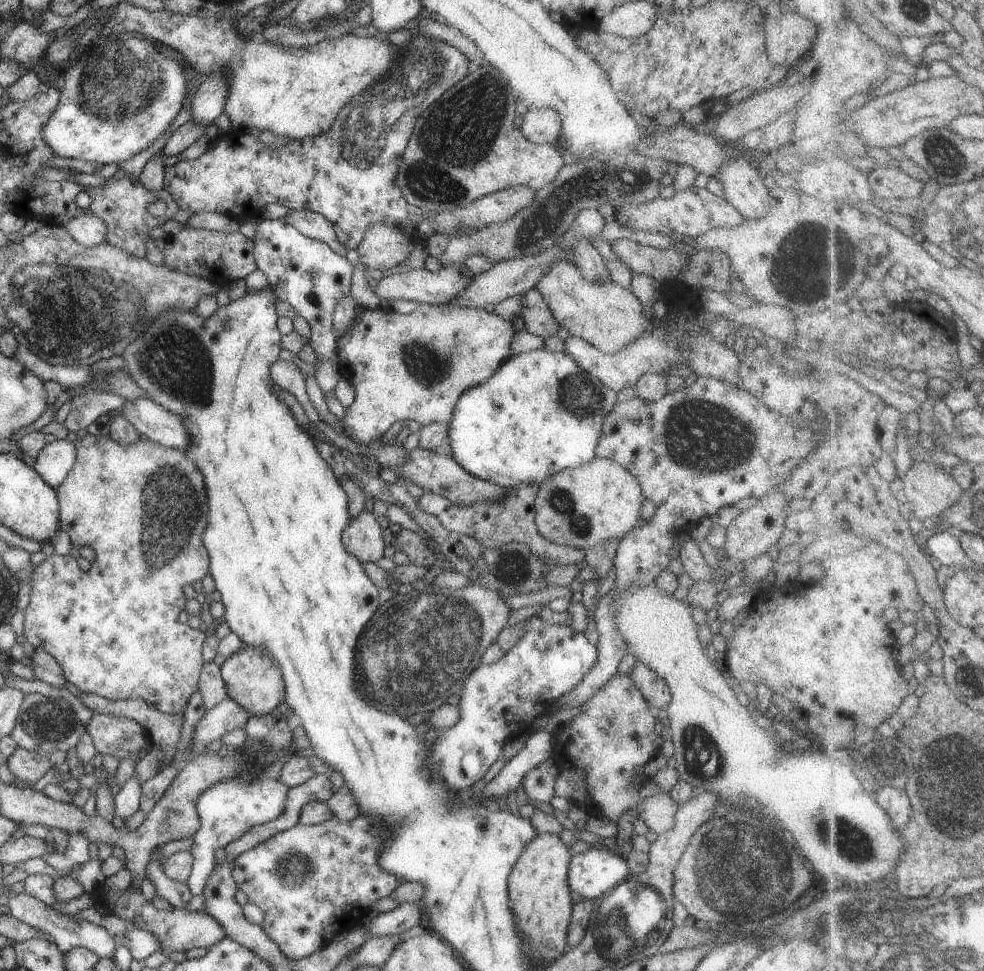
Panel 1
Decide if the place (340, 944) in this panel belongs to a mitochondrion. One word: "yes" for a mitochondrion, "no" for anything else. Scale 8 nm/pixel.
no

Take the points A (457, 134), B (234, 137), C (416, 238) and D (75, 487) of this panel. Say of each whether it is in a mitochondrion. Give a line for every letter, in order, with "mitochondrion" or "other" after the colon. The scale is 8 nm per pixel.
A: mitochondrion
B: other
C: other
D: other

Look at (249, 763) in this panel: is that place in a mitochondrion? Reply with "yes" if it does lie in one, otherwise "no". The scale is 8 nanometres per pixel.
yes

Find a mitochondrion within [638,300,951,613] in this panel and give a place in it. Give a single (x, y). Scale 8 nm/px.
(699, 437)

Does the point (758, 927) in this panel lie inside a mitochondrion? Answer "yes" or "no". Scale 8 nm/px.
yes

